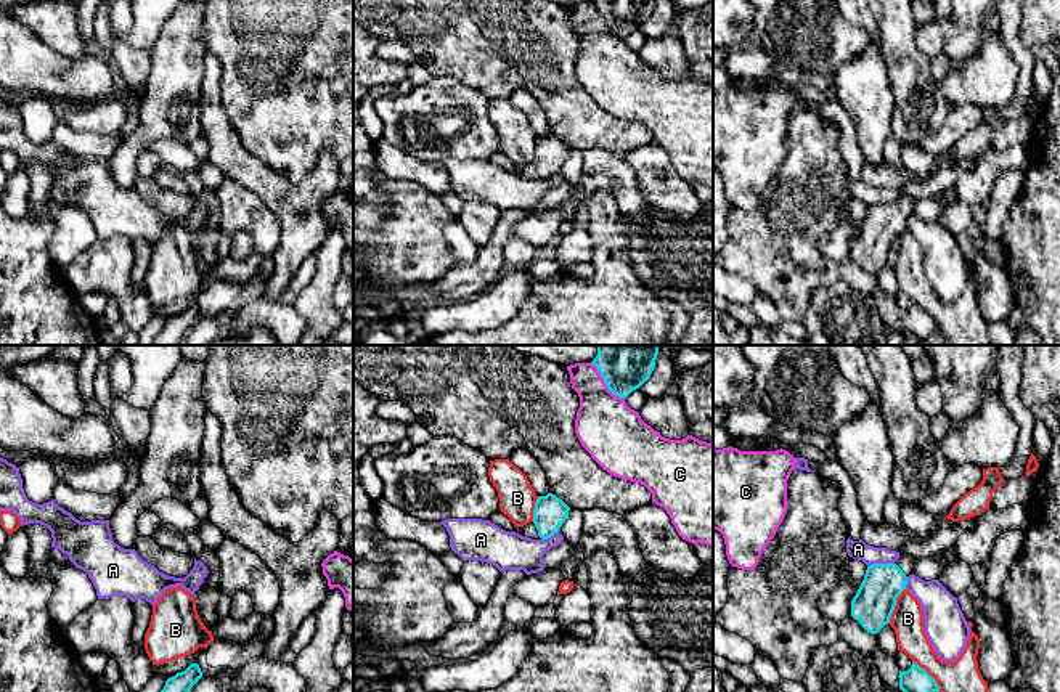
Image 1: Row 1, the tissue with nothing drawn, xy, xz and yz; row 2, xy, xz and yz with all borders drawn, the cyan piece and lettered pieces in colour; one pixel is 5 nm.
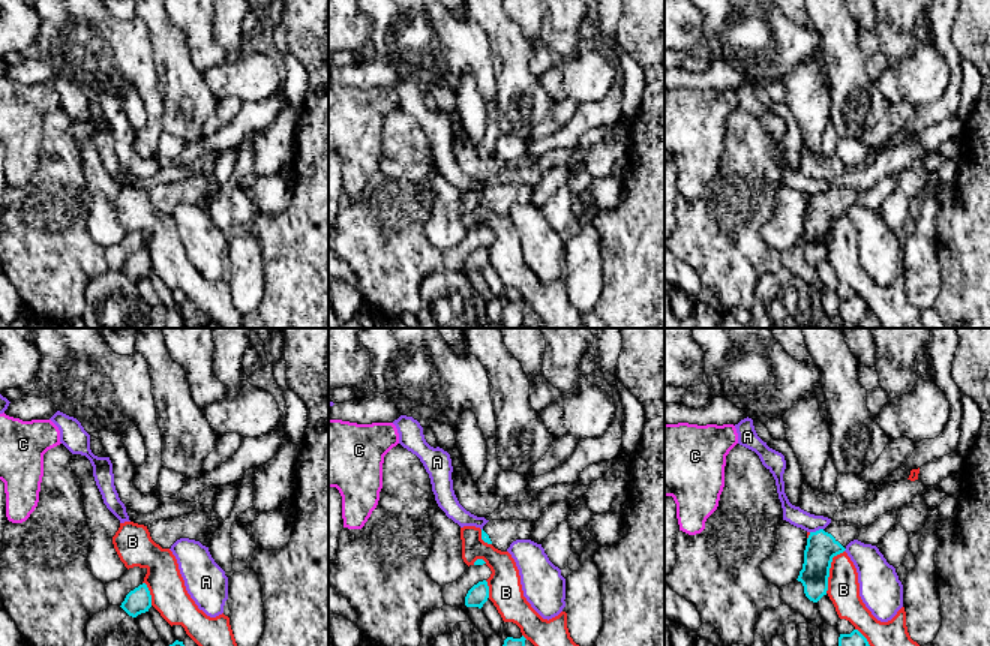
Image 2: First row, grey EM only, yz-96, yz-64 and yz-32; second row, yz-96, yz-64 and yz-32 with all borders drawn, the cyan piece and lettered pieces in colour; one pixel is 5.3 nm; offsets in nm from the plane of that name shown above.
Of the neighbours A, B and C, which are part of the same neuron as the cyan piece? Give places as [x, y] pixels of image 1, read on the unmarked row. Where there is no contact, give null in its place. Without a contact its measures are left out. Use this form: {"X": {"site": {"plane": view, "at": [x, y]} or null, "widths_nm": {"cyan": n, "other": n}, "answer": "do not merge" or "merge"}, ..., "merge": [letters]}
{"A": {"site": {"plane": "yz", "at": [880, 204]}, "widths_nm": {"cyan": 200, "other": 100}, "answer": "do not merge"}, "B": {"site": {"plane": "yz", "at": [895, 244]}, "widths_nm": {"cyan": 200, "other": 160}, "answer": "do not merge"}, "C": {"site": {"plane": "xz", "at": [604, 21]}, "widths_nm": {"cyan": 180, "other": 300}, "answer": "do not merge"}, "merge": []}

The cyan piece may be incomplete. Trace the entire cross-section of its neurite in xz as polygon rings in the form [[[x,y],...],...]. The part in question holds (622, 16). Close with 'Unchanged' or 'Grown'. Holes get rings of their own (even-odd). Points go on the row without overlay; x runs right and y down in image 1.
[[[593,0],[591,3],[601,13],[607,29],[620,39],[639,29],[655,8],[655,0]]]. Unchanged

